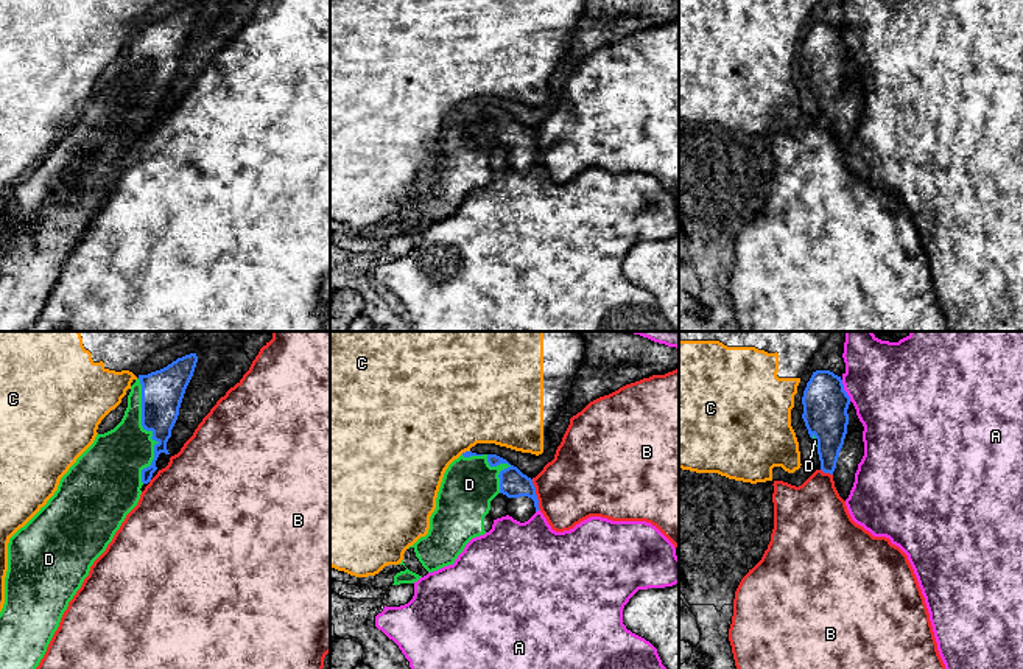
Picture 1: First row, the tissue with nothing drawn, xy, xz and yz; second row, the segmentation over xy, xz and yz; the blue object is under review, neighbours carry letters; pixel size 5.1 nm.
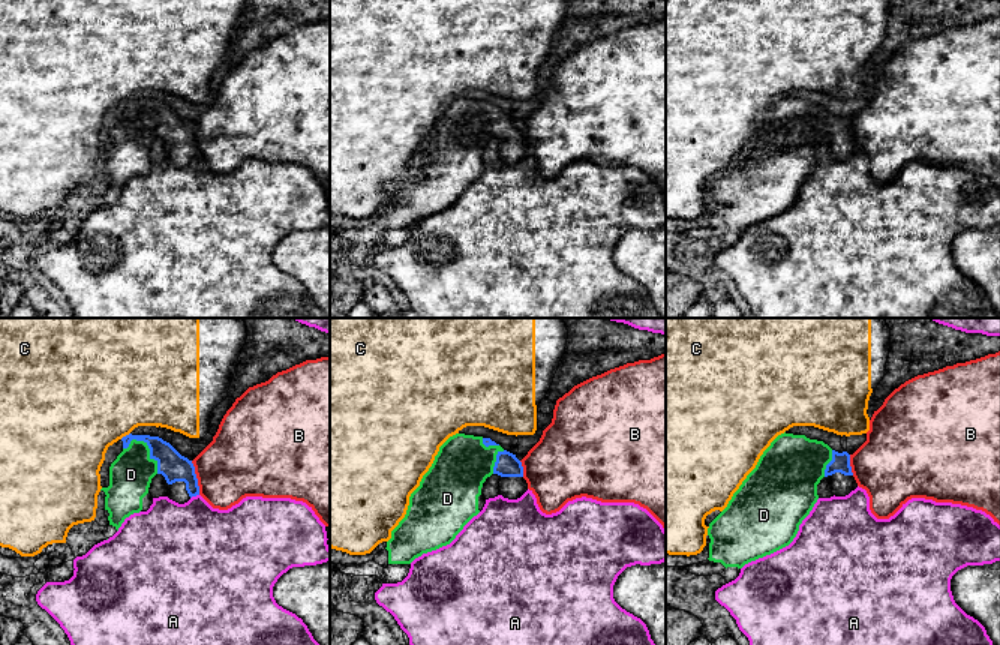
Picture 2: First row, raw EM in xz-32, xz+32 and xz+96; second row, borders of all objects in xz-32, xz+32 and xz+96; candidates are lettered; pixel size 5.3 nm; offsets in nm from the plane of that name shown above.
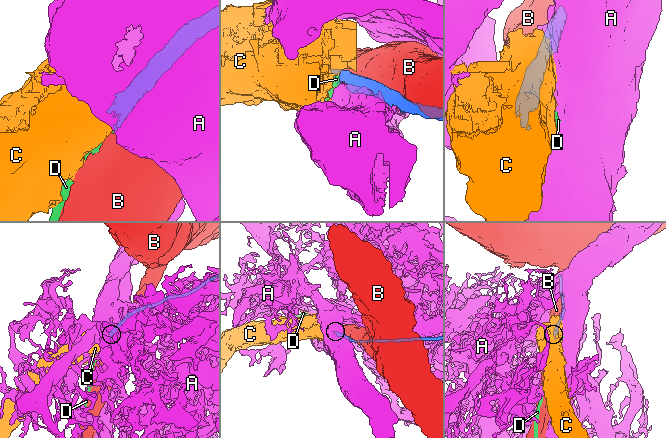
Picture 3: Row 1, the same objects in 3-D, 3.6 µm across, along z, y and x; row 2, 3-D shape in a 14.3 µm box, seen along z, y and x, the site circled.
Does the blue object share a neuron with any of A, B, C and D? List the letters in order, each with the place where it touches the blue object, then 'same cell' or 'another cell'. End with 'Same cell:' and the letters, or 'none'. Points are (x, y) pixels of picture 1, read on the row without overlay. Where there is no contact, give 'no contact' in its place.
A: contact yz (844, 42); another cell
B: contact xz (536, 147); another cell
C: contact xz (466, 103); another cell
D: contact xy (150, 81); same cell
Same cell: D

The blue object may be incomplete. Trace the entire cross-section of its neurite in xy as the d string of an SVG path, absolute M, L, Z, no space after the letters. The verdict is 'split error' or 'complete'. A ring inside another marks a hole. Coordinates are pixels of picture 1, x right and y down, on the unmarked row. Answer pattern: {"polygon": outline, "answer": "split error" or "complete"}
{"polygon": "M190 5L160 22L139 26L131 37L121 73L114 81L97 86L93 95L61 129L47 156L9 190L5 255L0 263L0 331L26 331L36 322L90 218L137 157L142 137L157 121L159 106L170 106L167 93L196 14L196 5Z", "answer": "split error"}

